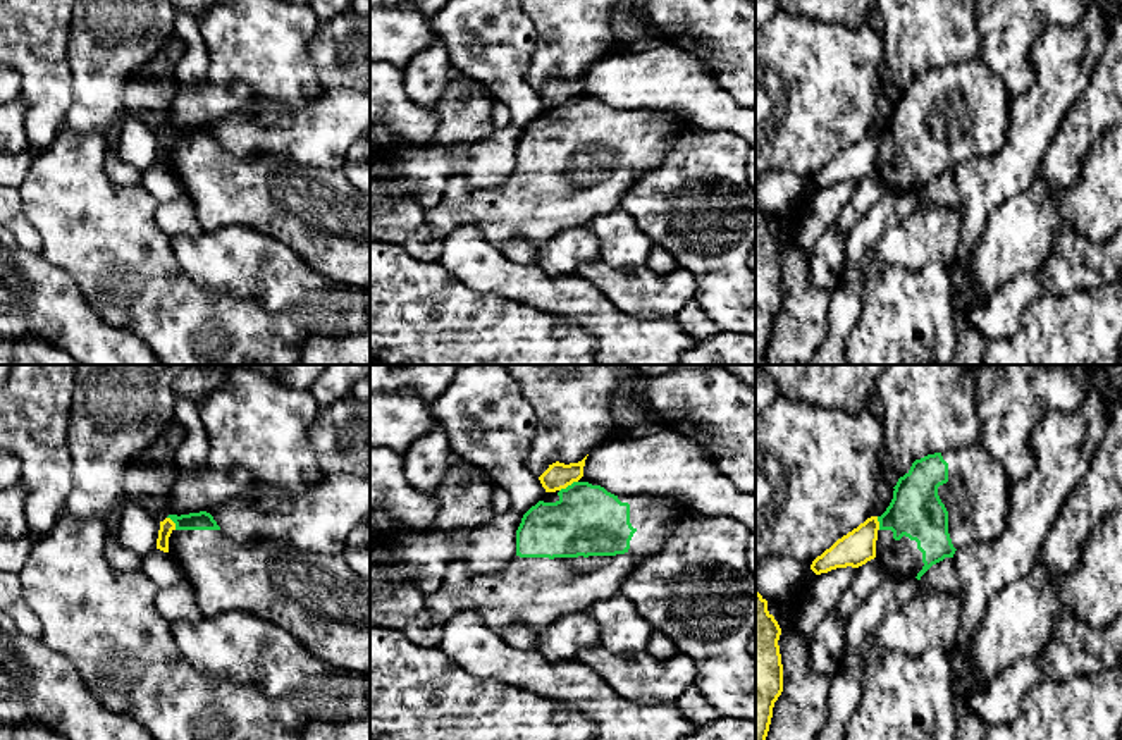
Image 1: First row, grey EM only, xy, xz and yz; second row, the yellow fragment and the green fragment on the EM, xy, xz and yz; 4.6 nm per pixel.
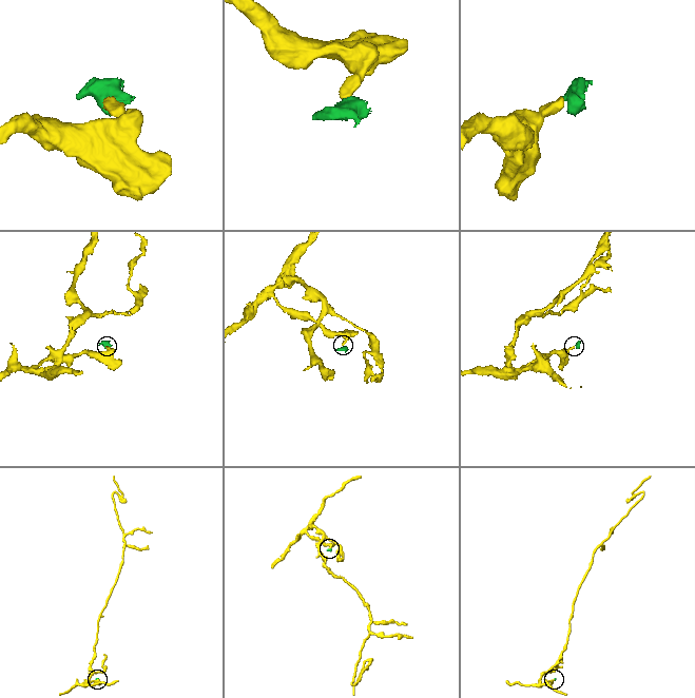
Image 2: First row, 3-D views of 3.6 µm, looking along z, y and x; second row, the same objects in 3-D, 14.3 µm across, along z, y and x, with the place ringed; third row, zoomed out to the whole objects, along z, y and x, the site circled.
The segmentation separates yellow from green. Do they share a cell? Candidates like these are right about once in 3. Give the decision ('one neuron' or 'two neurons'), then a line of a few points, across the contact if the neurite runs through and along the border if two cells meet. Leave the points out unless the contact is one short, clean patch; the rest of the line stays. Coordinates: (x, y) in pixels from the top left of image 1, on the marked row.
two neurons | xz (577, 480), (560, 491)

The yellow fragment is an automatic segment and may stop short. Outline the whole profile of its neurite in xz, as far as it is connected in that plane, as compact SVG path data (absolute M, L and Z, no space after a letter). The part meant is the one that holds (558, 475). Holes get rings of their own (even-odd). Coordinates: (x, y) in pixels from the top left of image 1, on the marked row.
M587 456L578 463L564 465L556 461L549 465L549 468L539 477L546 492L556 492L578 482L583 477L585 459Z

